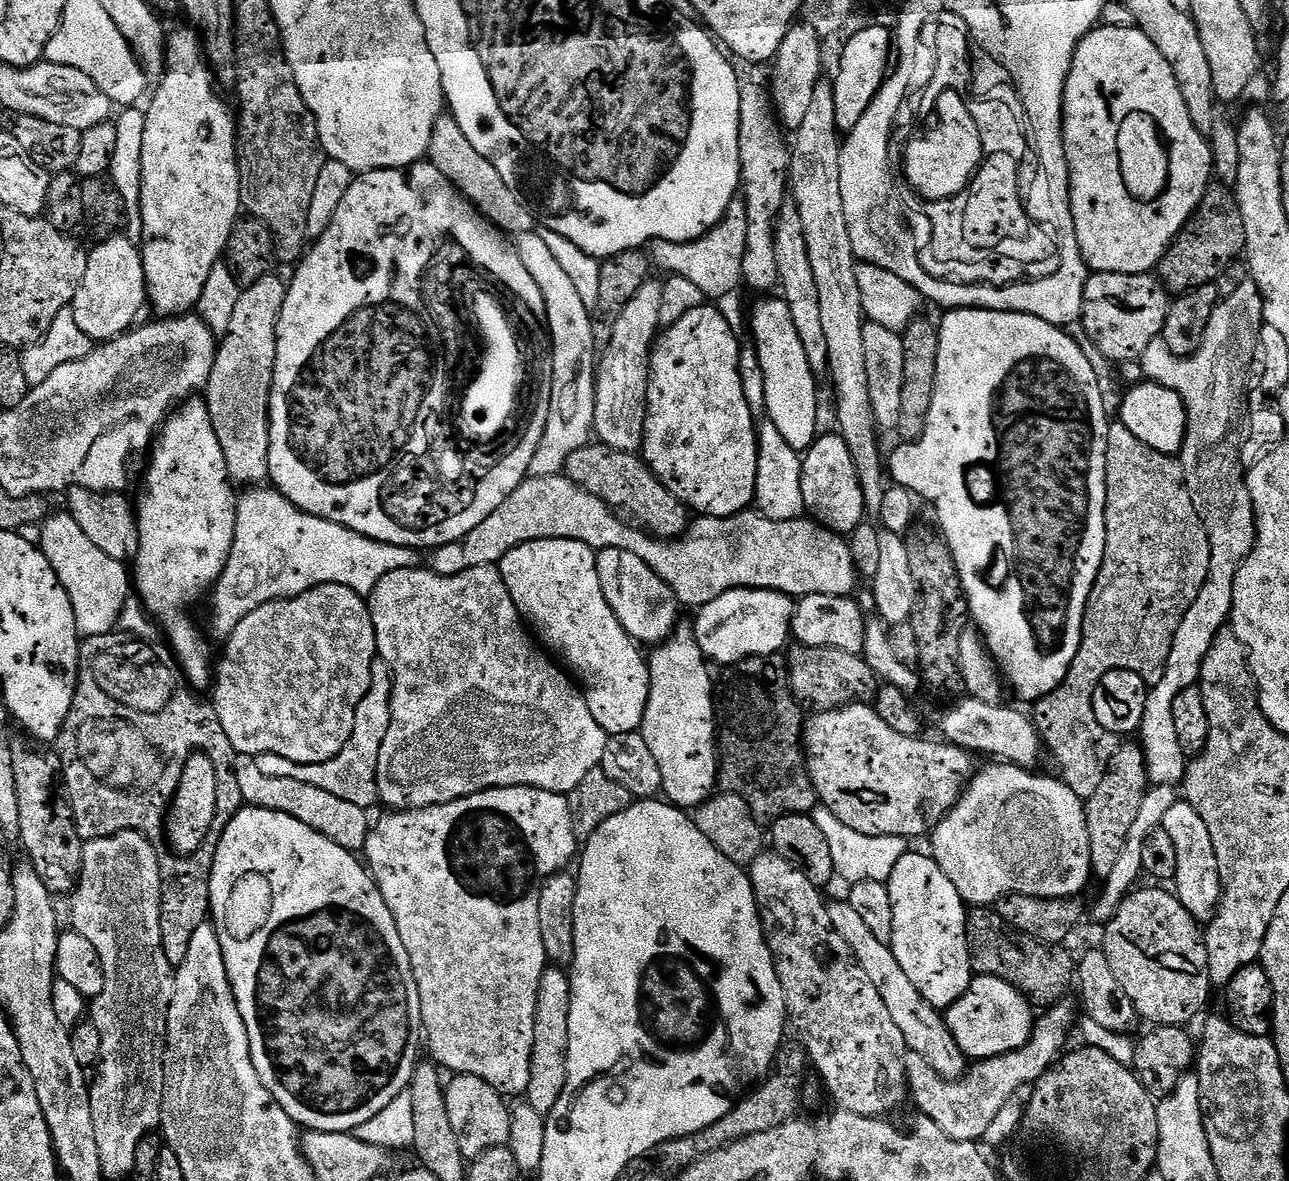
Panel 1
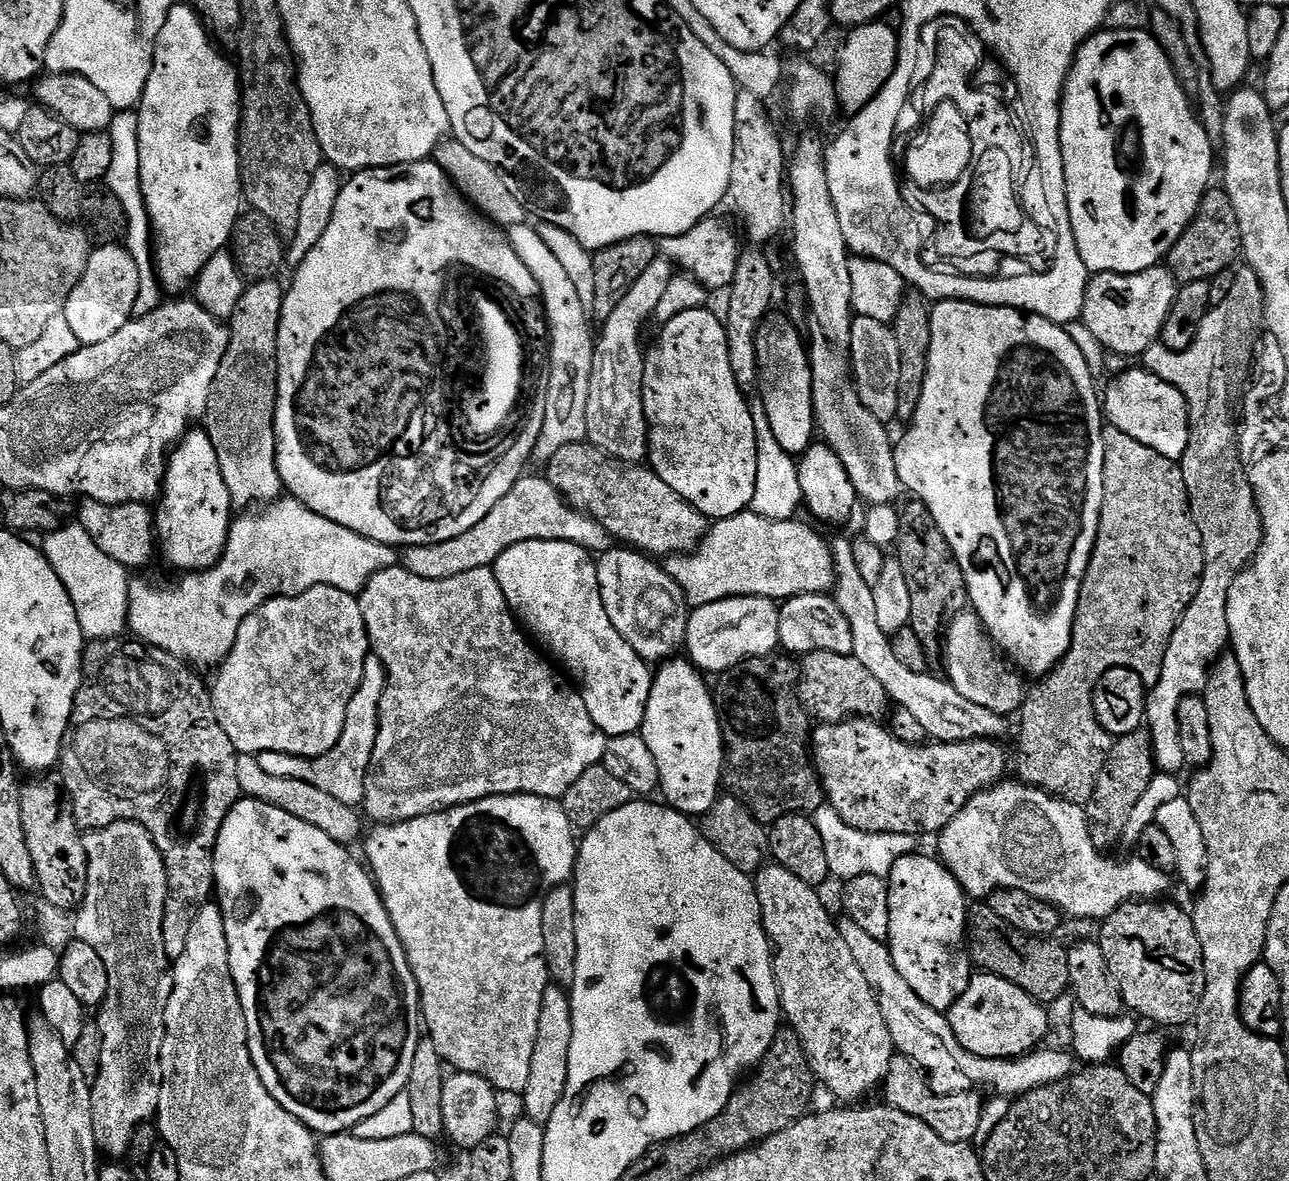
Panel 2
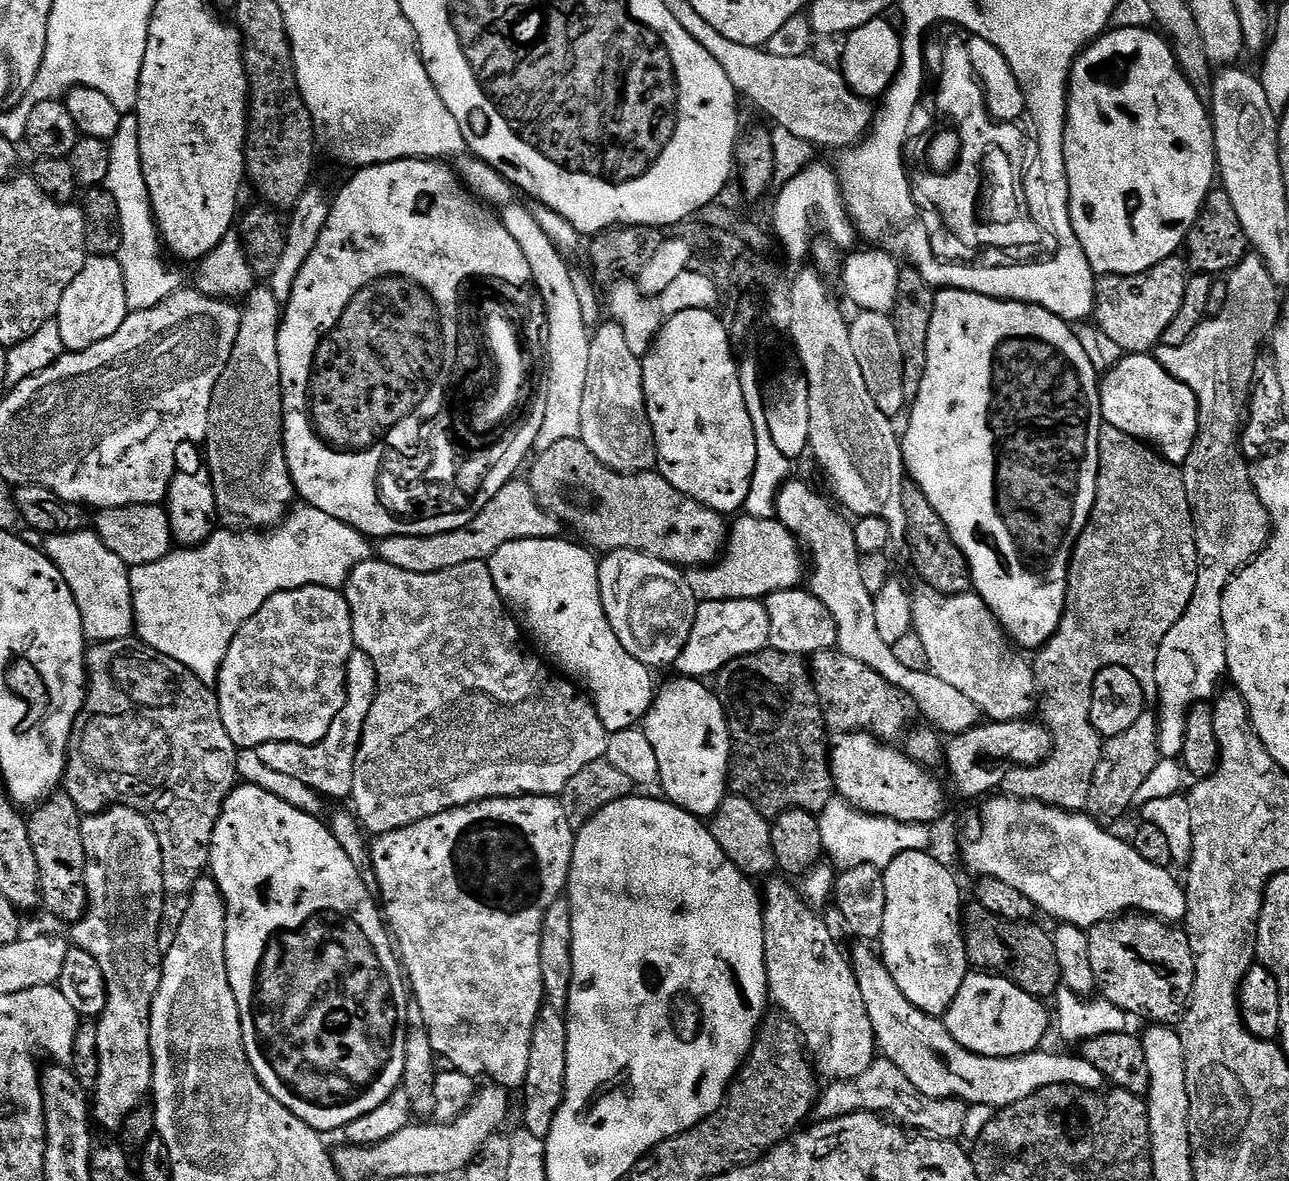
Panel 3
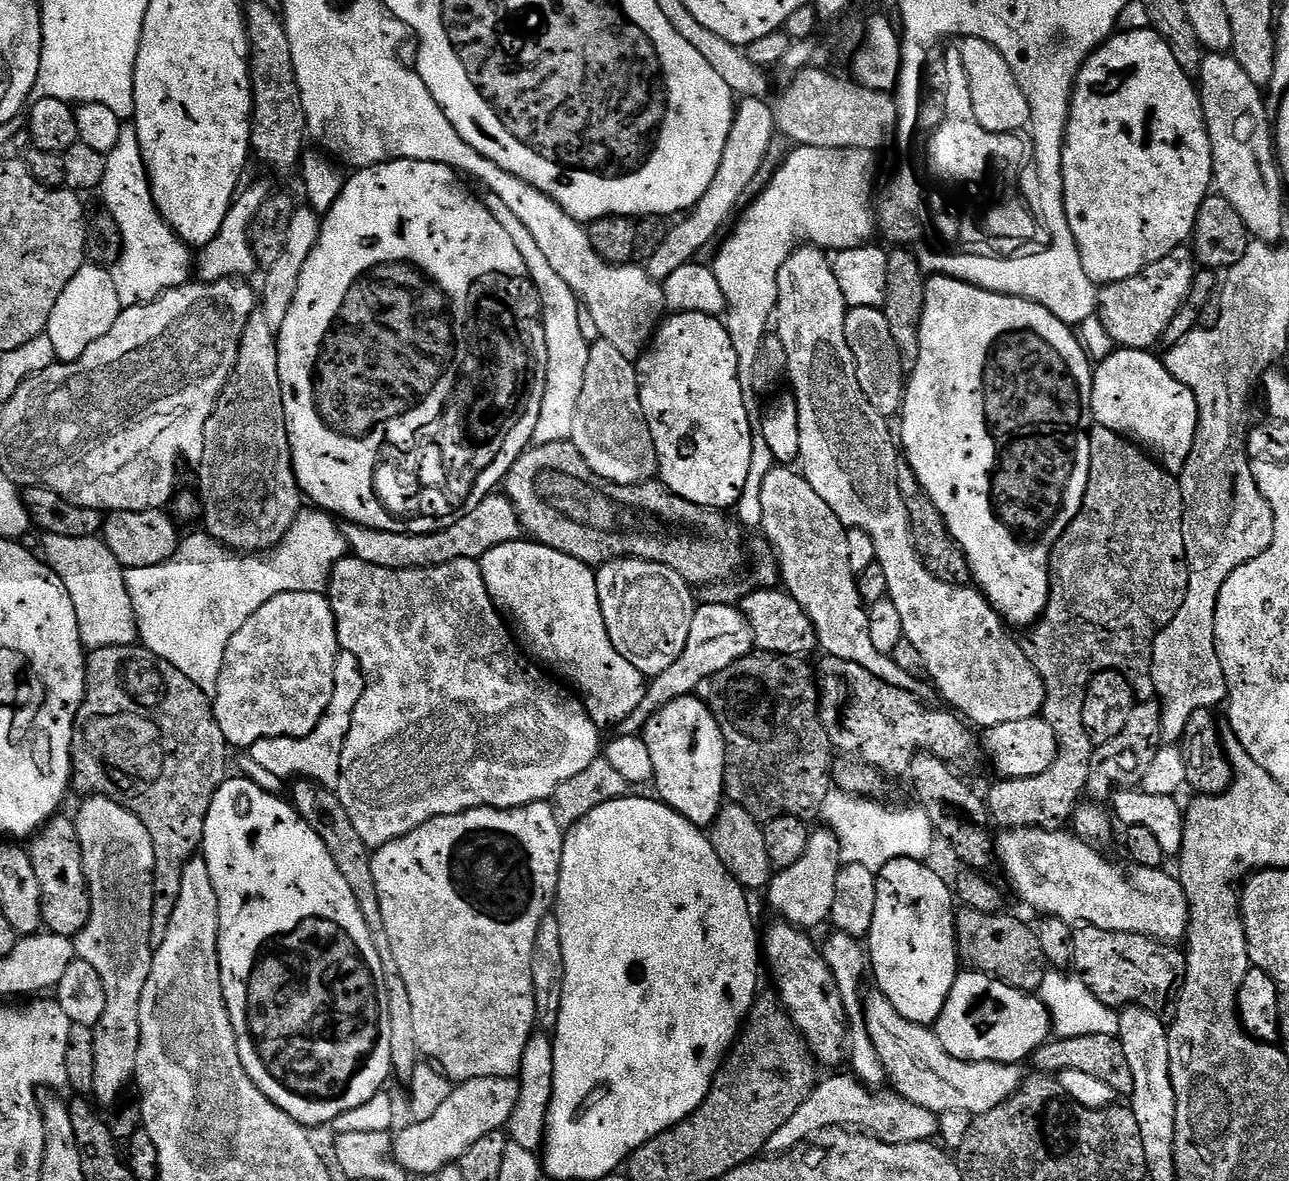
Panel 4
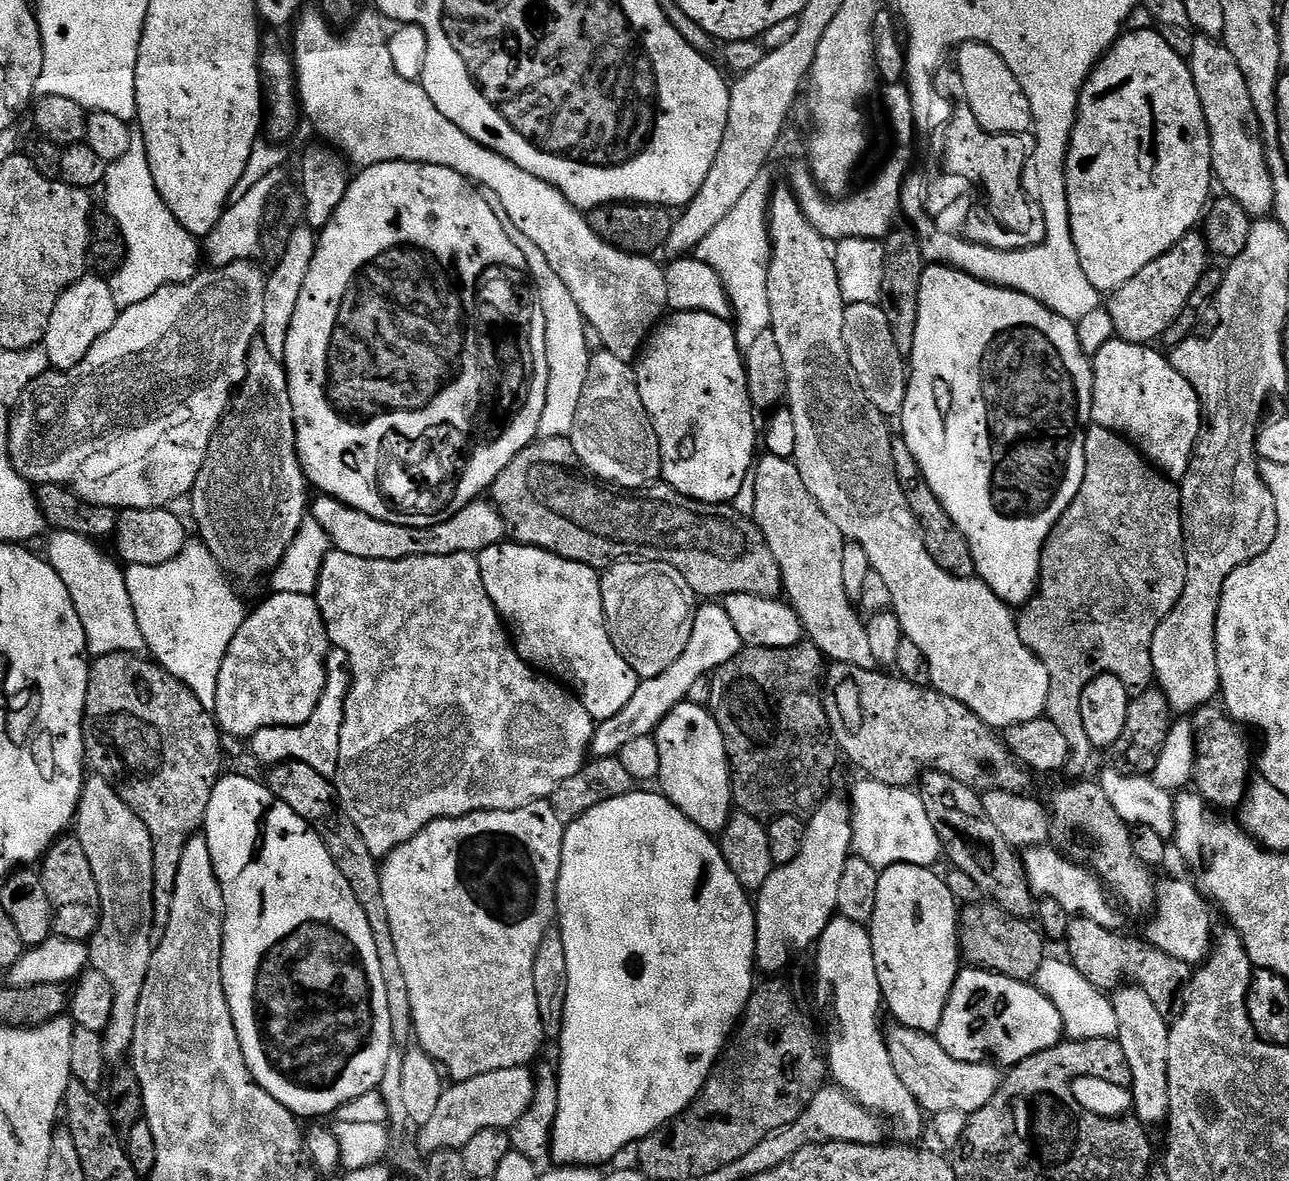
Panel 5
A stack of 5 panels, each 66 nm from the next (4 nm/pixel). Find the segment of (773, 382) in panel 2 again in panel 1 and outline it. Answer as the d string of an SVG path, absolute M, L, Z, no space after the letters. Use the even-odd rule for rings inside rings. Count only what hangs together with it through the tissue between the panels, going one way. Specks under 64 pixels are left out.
M764 298L752 312L752 336L765 378L765 406L767 419L778 426L778 434L786 438L795 452L803 453L816 441L816 419L820 416L820 400L816 397L818 378L812 373L806 350L802 350L802 338L794 330L794 318L790 318L790 306L783 298Z

